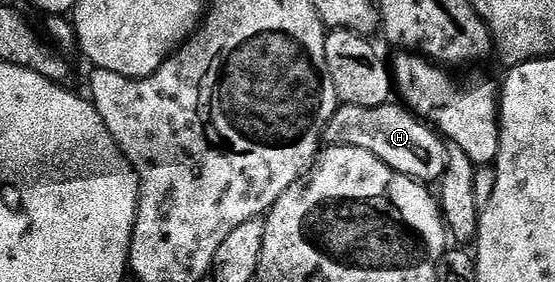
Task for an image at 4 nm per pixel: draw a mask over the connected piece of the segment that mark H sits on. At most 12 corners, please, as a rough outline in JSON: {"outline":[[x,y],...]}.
{"outline":[[396,103],[341,105],[323,137],[437,183],[449,149]]}

